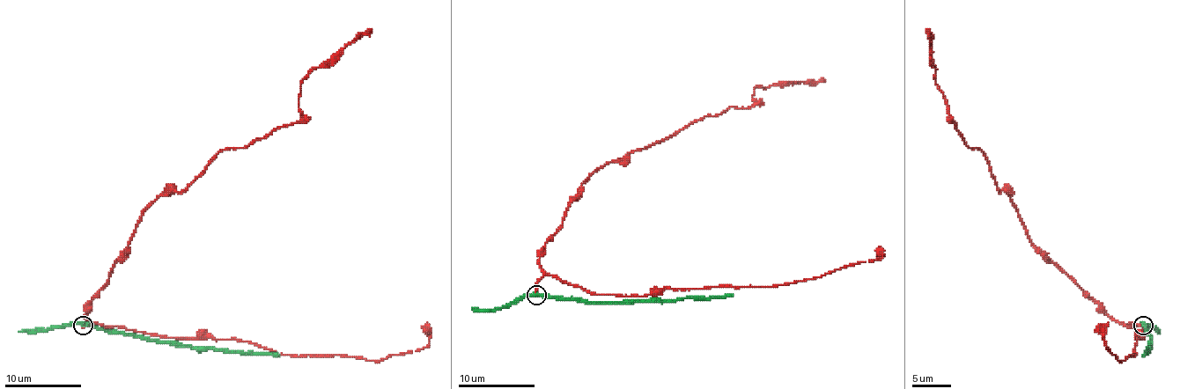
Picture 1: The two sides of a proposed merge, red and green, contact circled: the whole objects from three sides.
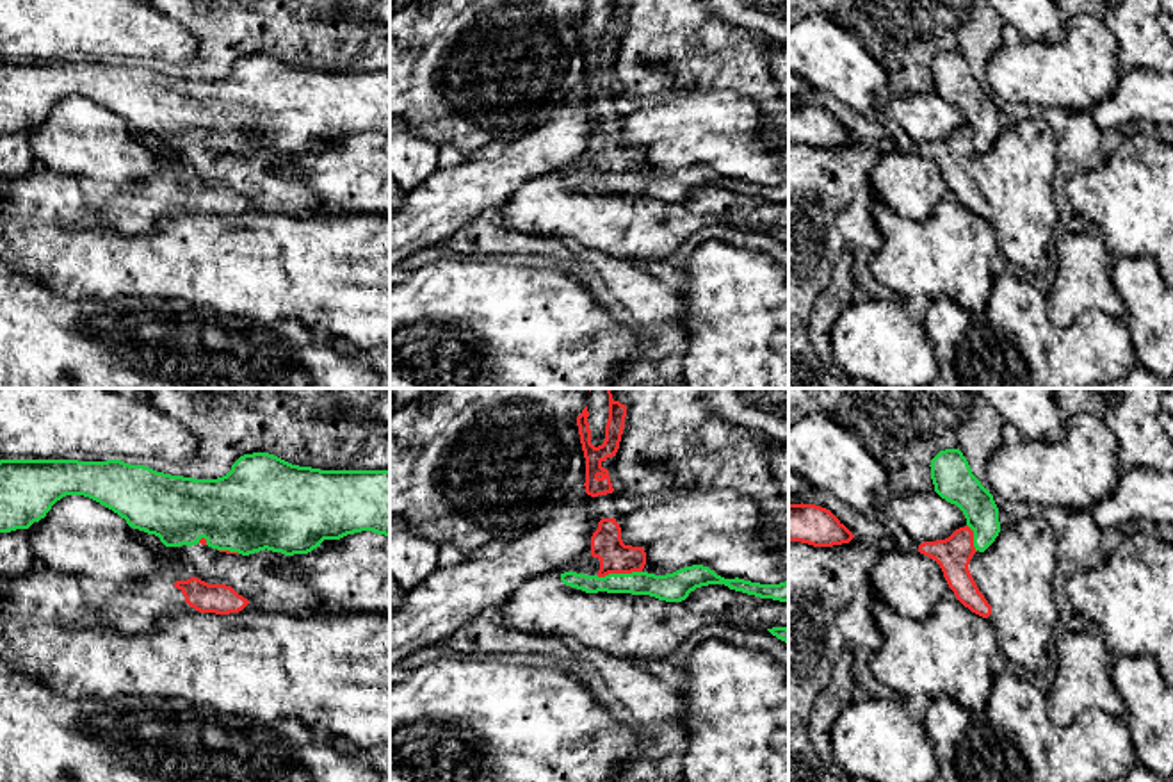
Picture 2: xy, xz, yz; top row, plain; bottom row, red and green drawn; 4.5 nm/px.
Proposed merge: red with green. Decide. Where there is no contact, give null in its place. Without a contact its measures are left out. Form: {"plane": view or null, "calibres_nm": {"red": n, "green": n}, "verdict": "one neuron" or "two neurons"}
{"plane": "xz", "calibres_nm": {"red": 150, "green": 130}, "verdict": "two neurons"}

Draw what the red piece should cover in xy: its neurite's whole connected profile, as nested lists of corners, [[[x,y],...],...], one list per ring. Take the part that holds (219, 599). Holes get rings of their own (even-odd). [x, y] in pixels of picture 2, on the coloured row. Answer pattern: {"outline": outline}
{"outline": [[[133,527],[130,533],[151,549],[167,549],[173,559],[142,582],[119,588],[110,597],[87,599],[85,606],[96,620],[117,634],[146,634],[176,607],[215,615],[251,607],[287,615],[324,609],[281,552],[265,549],[242,556],[212,549],[205,538],[190,547],[166,547],[155,534]]]}

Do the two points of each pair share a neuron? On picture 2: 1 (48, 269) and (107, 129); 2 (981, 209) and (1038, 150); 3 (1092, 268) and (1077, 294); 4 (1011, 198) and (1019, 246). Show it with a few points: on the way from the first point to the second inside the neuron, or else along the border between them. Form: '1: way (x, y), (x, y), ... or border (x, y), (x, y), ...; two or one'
1: border (45, 166), (80, 179); two
2: way (995, 195), (1024, 164); one
3: way (1084, 275), (1079, 287); one
4: way (1019, 211), (1019, 234); one

